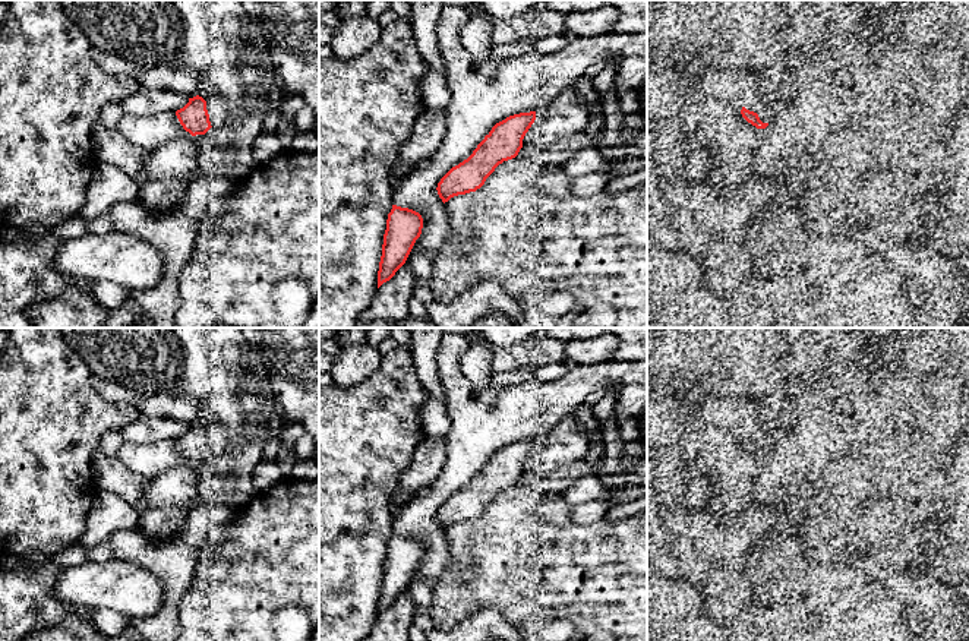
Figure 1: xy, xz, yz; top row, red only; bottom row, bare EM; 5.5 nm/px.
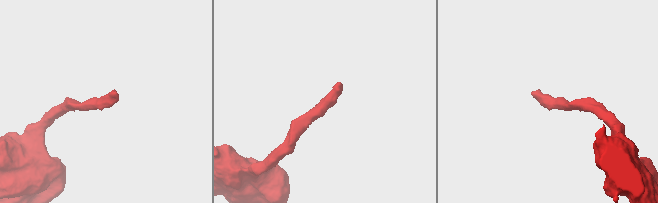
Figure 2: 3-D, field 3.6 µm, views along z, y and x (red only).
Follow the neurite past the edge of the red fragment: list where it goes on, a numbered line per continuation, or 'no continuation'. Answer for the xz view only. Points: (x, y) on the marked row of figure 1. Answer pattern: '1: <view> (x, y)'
no continuation

